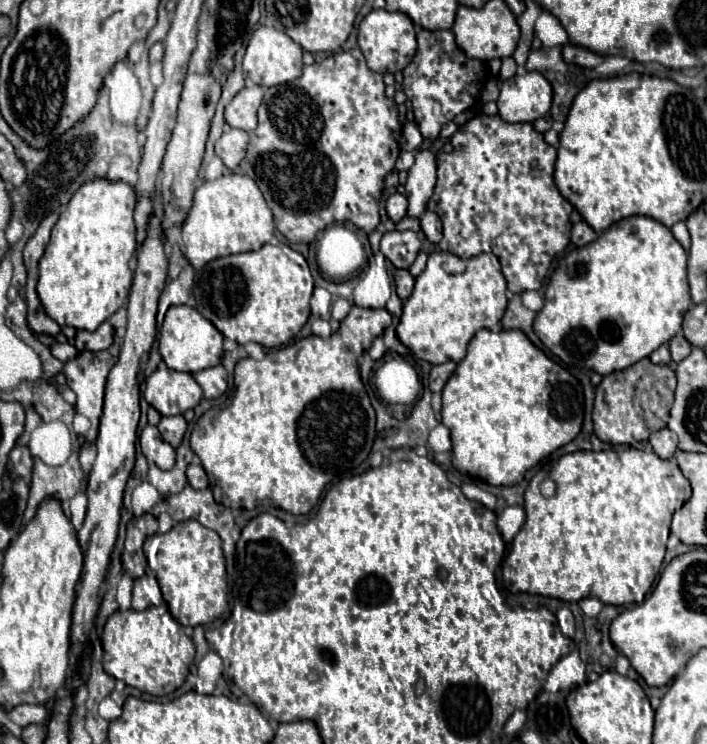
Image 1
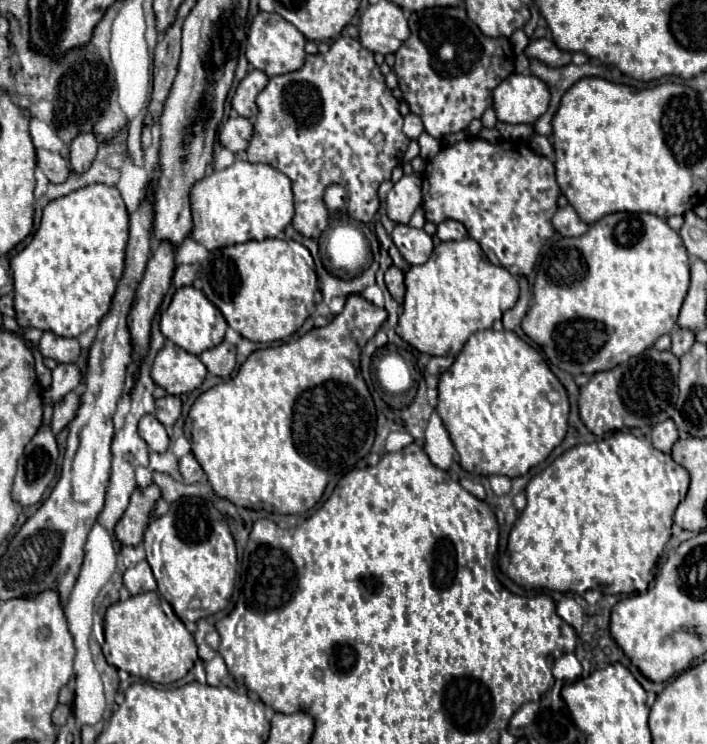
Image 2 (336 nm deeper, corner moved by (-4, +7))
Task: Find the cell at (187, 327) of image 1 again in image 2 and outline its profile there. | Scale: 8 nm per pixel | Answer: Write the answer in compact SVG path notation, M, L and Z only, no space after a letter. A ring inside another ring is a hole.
M180 287L172 297L170 307L162 313L162 321L160 321L160 331L164 333L166 339L174 341L184 351L196 353L196 355L200 355L202 351L206 351L210 347L220 345L226 329L228 329L228 325L224 321L224 315L220 313L220 309L216 309L204 297L204 293L196 287Z

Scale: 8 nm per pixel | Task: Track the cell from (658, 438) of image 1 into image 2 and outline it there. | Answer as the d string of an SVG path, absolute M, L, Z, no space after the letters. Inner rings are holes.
M666 419L666 421L658 423L658 425L652 429L650 439L652 439L652 445L654 445L656 449L660 449L662 453L670 453L674 441L678 439L678 429L676 429L674 421L672 421L672 419Z

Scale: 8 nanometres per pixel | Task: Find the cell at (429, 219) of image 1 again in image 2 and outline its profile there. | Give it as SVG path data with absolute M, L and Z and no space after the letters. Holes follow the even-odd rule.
M444 221L438 225L438 239L440 241L452 241L452 239L464 239L468 237L468 231L464 229L464 225L460 225L458 221Z

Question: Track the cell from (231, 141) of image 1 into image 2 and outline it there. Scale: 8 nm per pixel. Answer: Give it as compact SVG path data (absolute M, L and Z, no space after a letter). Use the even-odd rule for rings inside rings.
M232 115L232 117L224 123L224 127L222 127L218 139L220 139L220 143L222 143L224 147L228 147L232 153L240 153L240 151L248 149L248 143L250 143L252 133L254 133L254 131L252 131L252 123L250 123L246 117Z

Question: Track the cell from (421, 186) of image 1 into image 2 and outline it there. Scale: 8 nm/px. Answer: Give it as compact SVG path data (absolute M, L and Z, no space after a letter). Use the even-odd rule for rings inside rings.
M464 5L458 7L434 7L410 13L408 17L410 37L396 51L394 73L398 77L398 87L404 93L404 99L414 115L424 123L428 135L440 139L446 133L456 133L468 127L472 119L480 119L482 113L492 107L494 87L514 73L514 51L506 37L484 37L478 25L468 19Z

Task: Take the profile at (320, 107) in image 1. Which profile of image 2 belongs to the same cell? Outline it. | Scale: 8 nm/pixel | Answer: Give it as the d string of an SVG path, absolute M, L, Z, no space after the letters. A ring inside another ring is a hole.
M338 37L328 53L306 55L302 69L276 75L270 79L266 89L256 97L258 117L254 121L254 135L248 147L250 163L266 163L292 181L296 215L292 227L304 237L318 239L328 225L328 209L322 201L328 185L338 183L348 193L348 215L356 221L368 223L380 207L378 187L382 181L390 179L390 173L400 165L402 155L410 143L402 133L402 115L398 111L398 101L386 87L384 75L374 63L374 55L362 47L358 39Z

